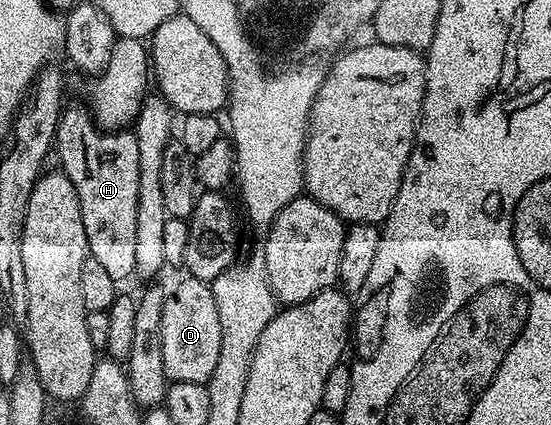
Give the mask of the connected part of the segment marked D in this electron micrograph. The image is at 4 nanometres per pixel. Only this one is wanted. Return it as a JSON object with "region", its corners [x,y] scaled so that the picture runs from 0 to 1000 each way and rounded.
{"region":[[[336,652],[336,664],[319,673],[319,685],[307,689],[298,706],[294,734],[294,847],[301,856],[301,885],[312,899],[376,901],[377,887],[396,859],[396,828],[403,809],[403,762],[396,753],[396,715],[379,666],[358,654]]]}

